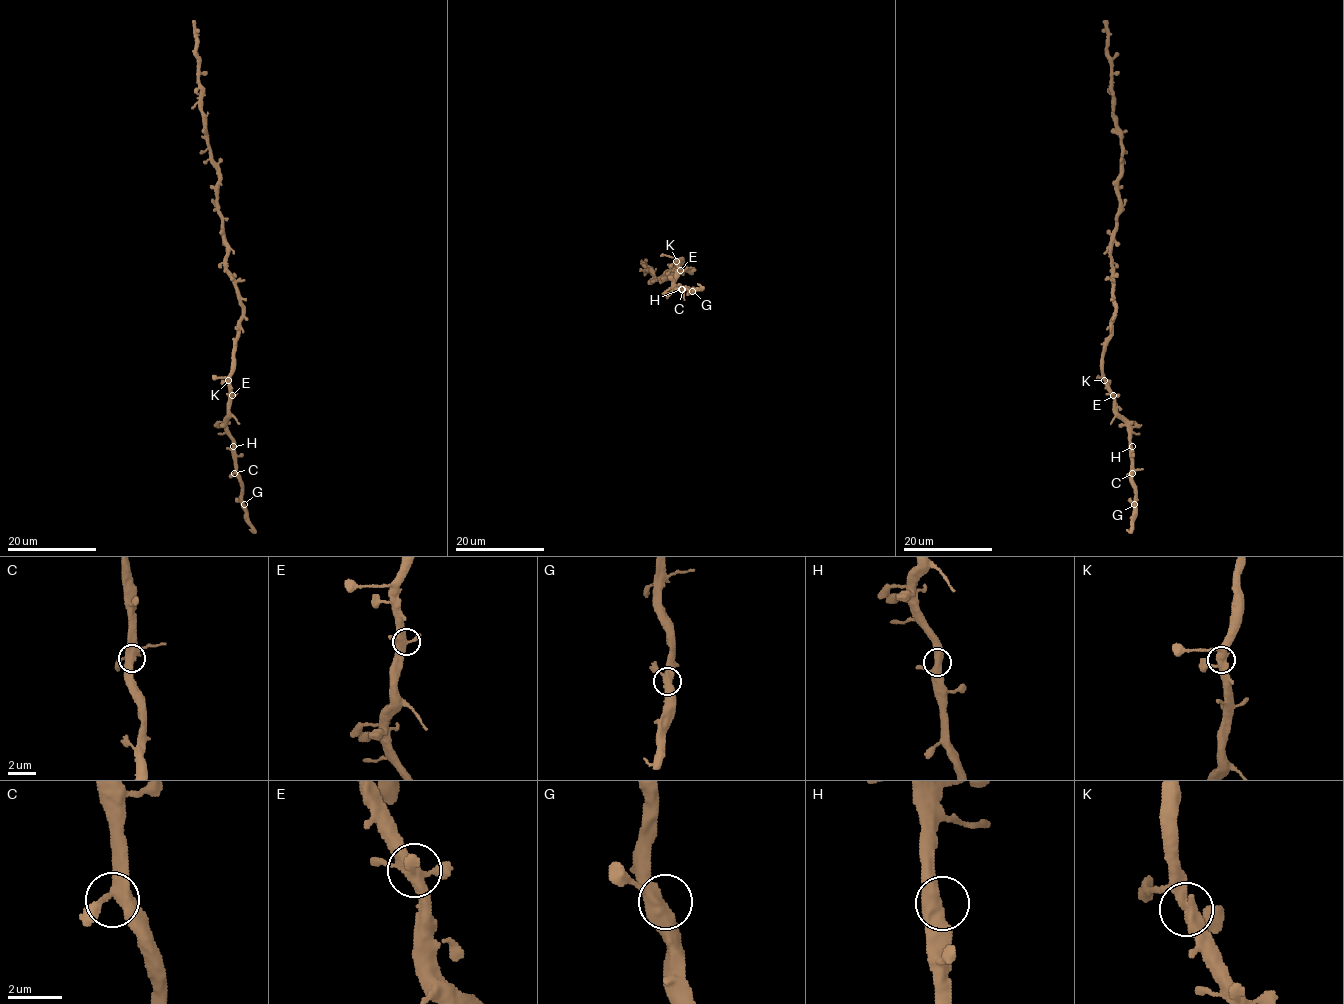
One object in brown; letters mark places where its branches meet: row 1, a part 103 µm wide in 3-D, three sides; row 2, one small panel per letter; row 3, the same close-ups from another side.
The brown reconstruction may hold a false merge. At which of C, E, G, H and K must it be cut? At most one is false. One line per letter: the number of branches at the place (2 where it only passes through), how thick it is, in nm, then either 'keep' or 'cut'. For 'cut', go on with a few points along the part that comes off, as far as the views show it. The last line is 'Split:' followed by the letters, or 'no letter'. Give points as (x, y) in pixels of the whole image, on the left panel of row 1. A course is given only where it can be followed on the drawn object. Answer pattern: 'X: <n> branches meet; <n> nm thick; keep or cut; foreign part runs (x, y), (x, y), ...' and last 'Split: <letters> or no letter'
C: 4 branches meet; 440 nm thick; keep
E: 4 branches meet; 440 nm thick; keep
G: 3 branches meet; 440 nm thick; keep
H: 3 branches meet; 440 nm thick; keep
K: 4 branches meet; 400 nm thick; keep
Split: no letter

